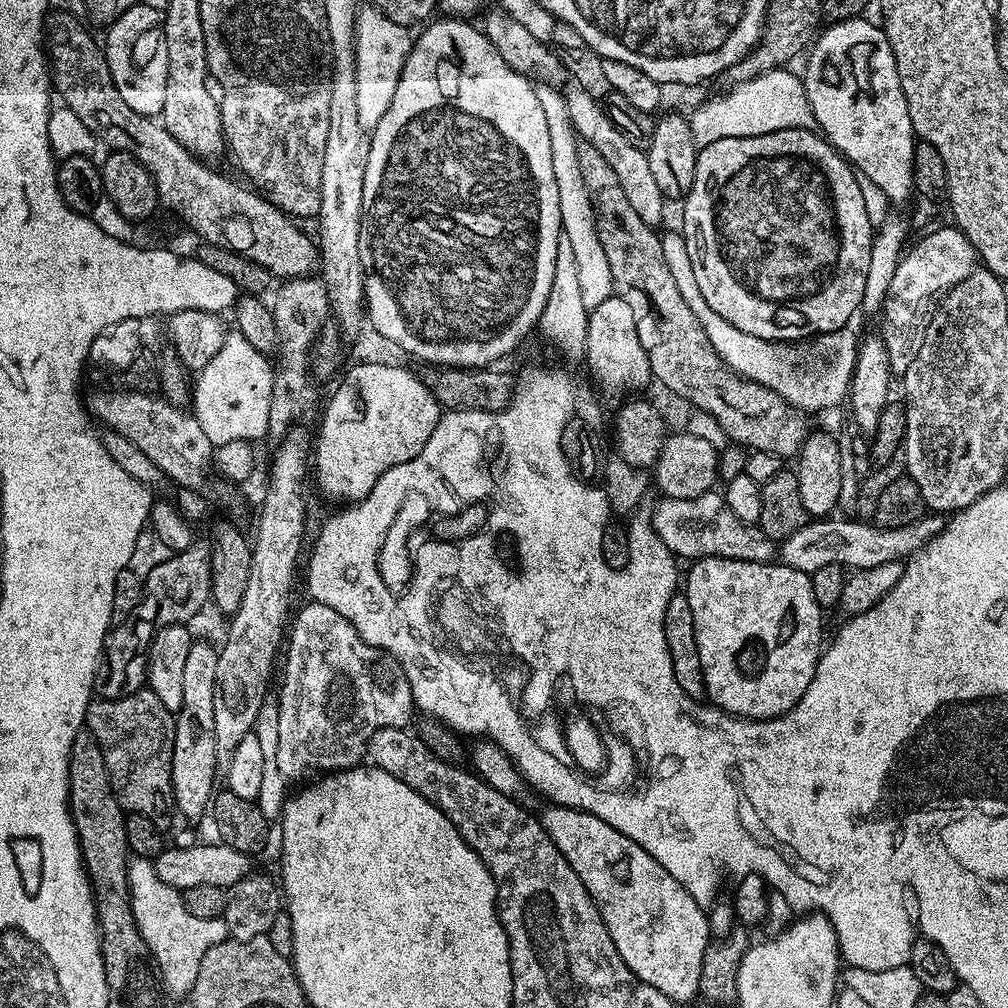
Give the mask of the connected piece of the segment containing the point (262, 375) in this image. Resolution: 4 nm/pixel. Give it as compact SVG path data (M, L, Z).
M232 330L227 333L218 354L198 372L190 404L202 434L210 438L212 445L243 440L257 442L268 436L274 375L273 365L268 365L268 360L269 357L254 350L254 346L250 346L240 332Z

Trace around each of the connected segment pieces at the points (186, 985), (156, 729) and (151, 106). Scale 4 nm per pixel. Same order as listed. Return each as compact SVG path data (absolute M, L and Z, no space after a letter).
M129 859L128 887L132 917L165 989L176 998L187 996L198 978L206 950L229 939L226 922L222 918L194 918L194 914L186 910L181 889L166 886L166 882L158 878L156 865L151 860Z
M145 686L134 694L126 694L122 698L106 700L93 699L89 704L84 722L87 731L98 742L102 750L102 758L106 762L106 770L110 778L112 793L116 796L125 813L146 814L146 818L164 822L174 808L172 799L172 759L174 758L174 734L176 733L176 717L162 702L158 702L158 694Z
M138 2L113 24L107 25L106 32L108 37L102 40L102 51L108 59L110 74L114 78L114 86L118 86L118 94L122 94L126 106L130 106L134 114L149 118L159 117L162 105L166 102L168 69L161 9Z

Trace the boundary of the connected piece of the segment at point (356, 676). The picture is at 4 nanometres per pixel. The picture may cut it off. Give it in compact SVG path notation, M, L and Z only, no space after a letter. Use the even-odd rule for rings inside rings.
M308 602L308 605L297 614L296 621L293 624L291 621L290 632L291 628L292 641L289 644L287 641L286 644L286 650L288 646L288 661L284 664L284 685L280 688L280 700L278 699L278 758L276 761L278 762L278 770L282 770L285 780L308 782L321 774L342 772L346 768L357 767L365 759L370 738L378 730L383 728L407 729L409 727L408 723L412 720L414 705L410 682L406 682L406 674L400 663L391 656L391 653L382 651L378 646L370 646L370 642L362 639L358 630L354 630L352 623L346 618L342 618L342 614L338 614L338 610L330 610L330 606Z

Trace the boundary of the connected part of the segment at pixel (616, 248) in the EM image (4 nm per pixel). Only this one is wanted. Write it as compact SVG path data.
M580 142L575 145L575 149L578 166L582 170L582 182L586 182L586 194L590 194L592 209L596 215L598 242L602 242L606 262L610 262L610 278L614 278L613 293L624 299L630 310L634 310L638 338L642 342L642 350L646 350L655 383L665 384L674 395L689 400L693 409L714 417L731 443L740 444L744 449L754 452L769 452L781 458L795 457L810 433L810 427L804 421L807 420L805 413L787 404L774 390L747 380L729 368L728 363L714 350L714 346L710 346L710 338L706 338L706 330L702 330L702 322L698 322L694 310L686 306L686 298L682 298L678 282L674 282L670 266L666 266L657 229L642 222L640 215L632 209L618 182L618 174L614 174L606 158L602 158L602 154L594 150L594 146Z

